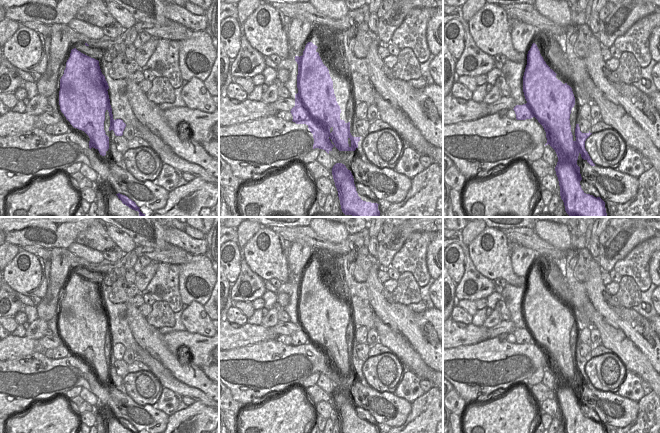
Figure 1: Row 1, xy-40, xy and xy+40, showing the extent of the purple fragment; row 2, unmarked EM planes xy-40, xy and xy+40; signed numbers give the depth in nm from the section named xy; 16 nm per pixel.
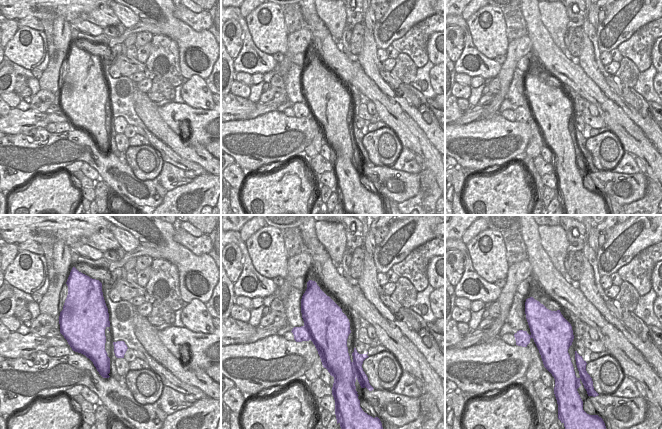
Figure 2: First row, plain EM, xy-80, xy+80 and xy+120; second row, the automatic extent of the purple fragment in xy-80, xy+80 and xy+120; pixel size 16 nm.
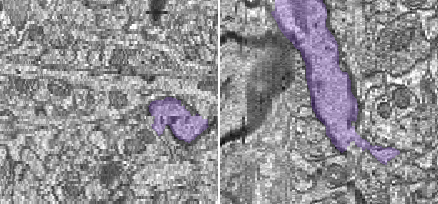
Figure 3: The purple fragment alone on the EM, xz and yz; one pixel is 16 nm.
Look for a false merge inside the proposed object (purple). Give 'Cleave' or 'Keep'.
Cleave.

